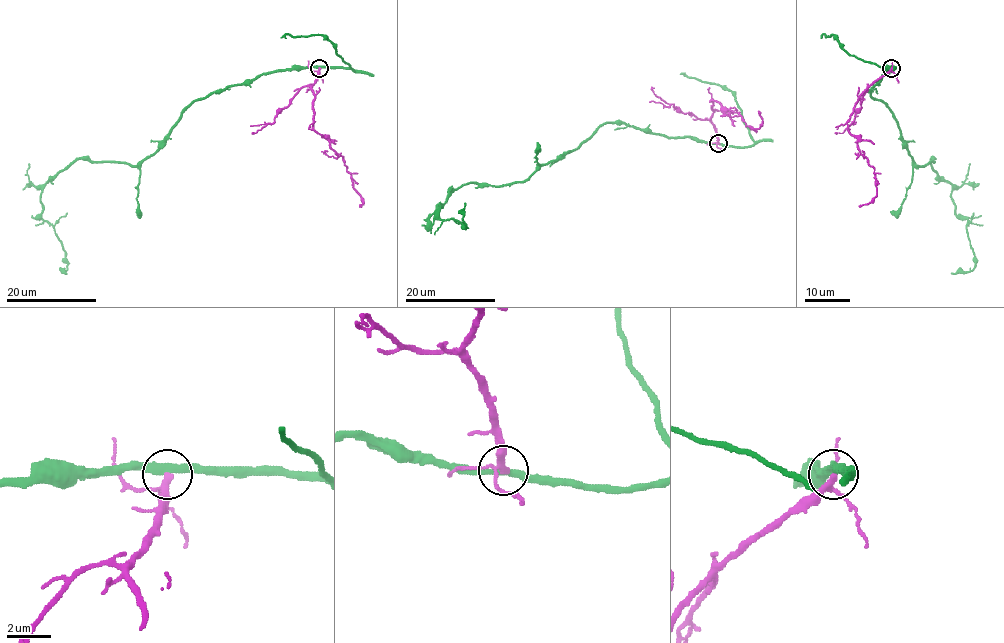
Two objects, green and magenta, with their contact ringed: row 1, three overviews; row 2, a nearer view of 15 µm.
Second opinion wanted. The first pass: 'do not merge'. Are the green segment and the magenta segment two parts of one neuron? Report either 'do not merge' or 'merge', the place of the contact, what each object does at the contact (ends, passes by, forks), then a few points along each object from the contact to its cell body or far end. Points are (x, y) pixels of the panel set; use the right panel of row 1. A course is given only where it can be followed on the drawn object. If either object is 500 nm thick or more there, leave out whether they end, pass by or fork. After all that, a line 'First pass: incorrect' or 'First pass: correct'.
do not merge; at (891, 68); green passes by; magenta forks there; green runs (891, 68), (871, 96), (893, 114), (911, 159), (934, 161), (968, 220), (974, 268), (951, 273); magenta runs (891, 68), (860, 97), (847, 123), (875, 174), (877, 195), (859, 206)
First pass: correct

